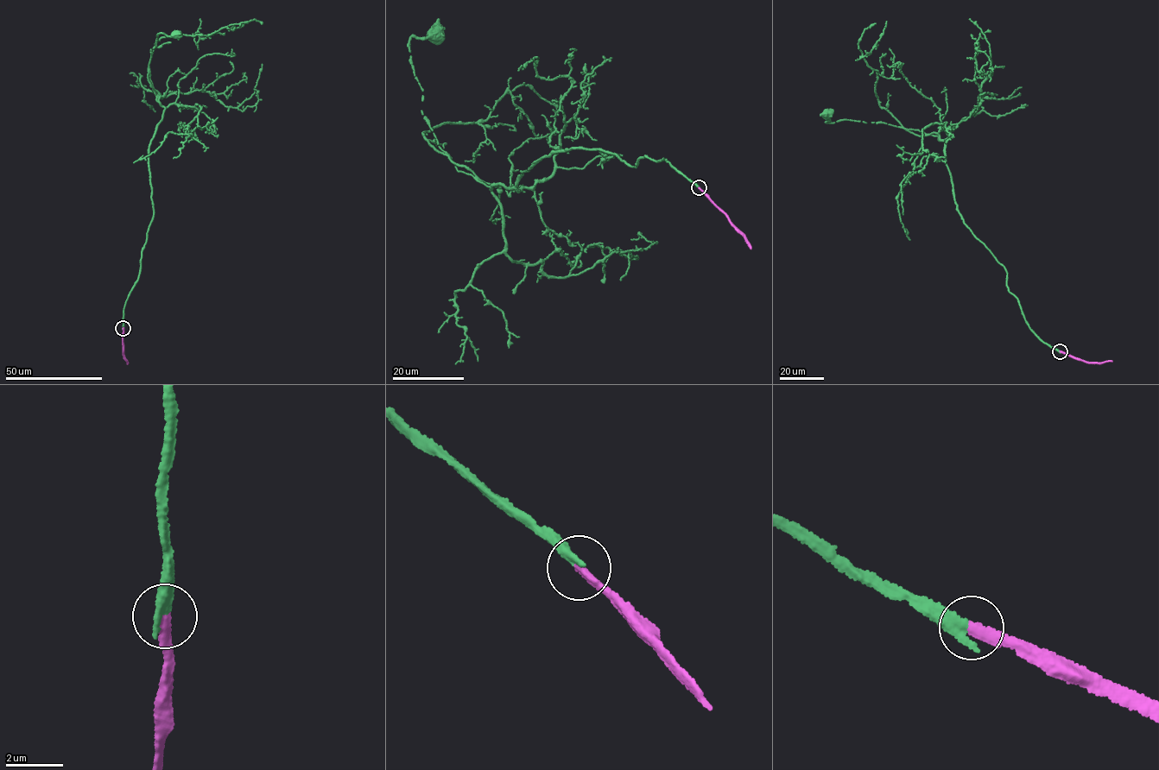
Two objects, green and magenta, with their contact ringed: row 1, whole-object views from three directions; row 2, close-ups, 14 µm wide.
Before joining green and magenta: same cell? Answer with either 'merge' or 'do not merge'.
merge

